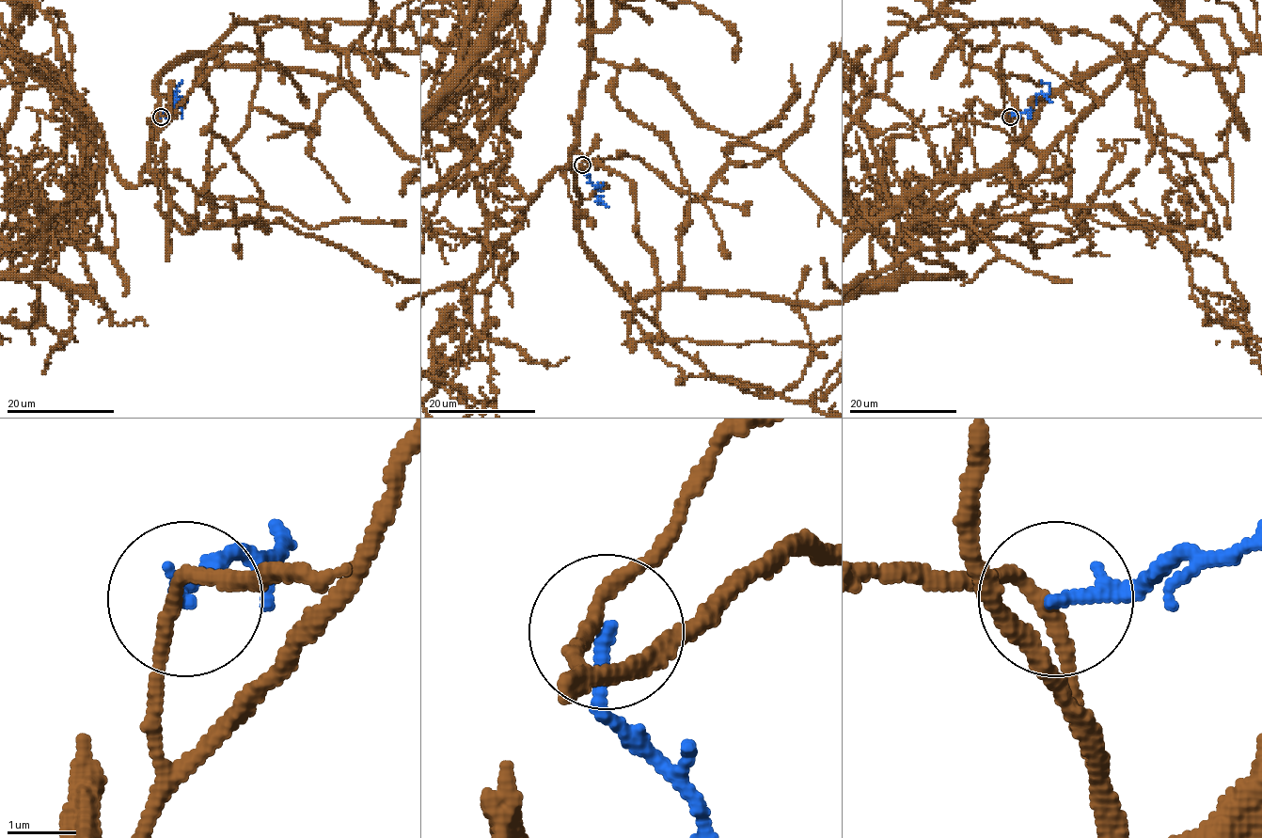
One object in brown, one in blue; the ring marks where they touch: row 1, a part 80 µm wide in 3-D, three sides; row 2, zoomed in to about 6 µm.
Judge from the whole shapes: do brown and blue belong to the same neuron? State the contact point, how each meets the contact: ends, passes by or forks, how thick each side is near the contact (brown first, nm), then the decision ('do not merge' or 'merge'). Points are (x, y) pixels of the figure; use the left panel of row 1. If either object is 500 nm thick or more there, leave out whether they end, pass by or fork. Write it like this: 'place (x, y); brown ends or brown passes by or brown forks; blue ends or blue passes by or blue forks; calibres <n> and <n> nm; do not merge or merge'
place (161, 117); brown passes by; blue ends; calibres 200 and 200 nm; do not merge

